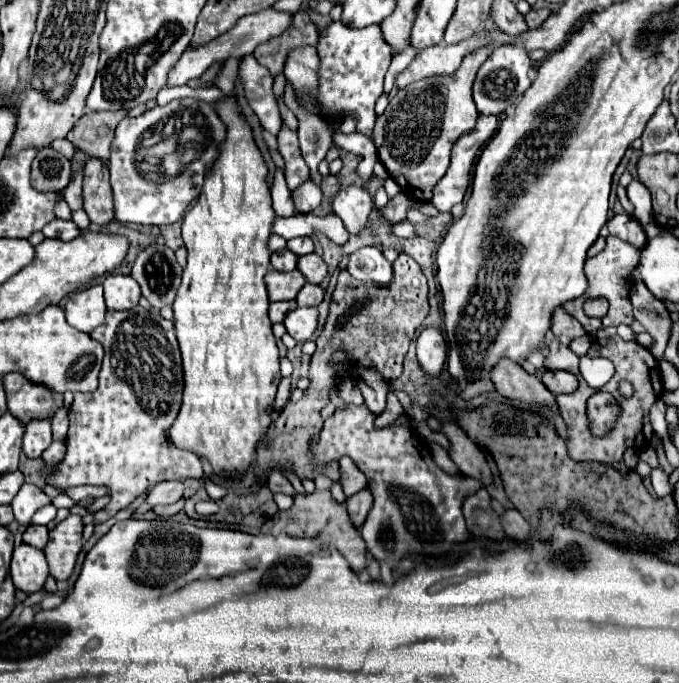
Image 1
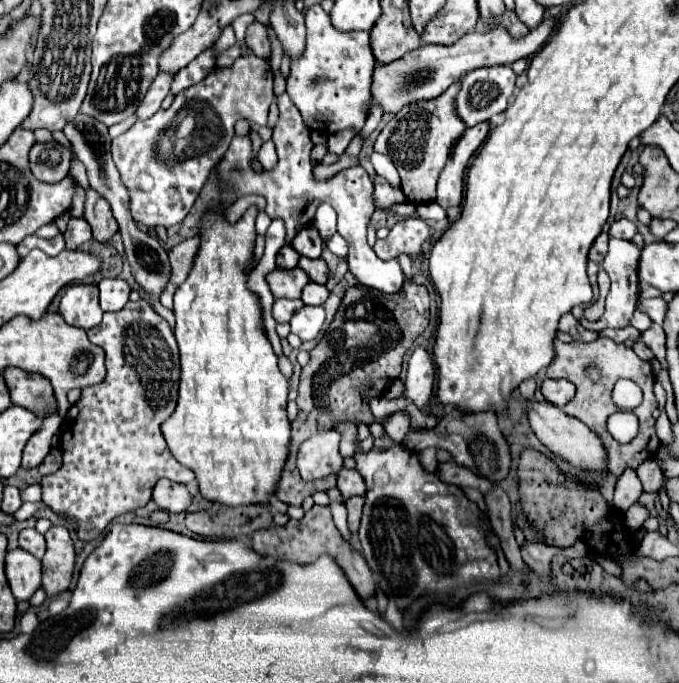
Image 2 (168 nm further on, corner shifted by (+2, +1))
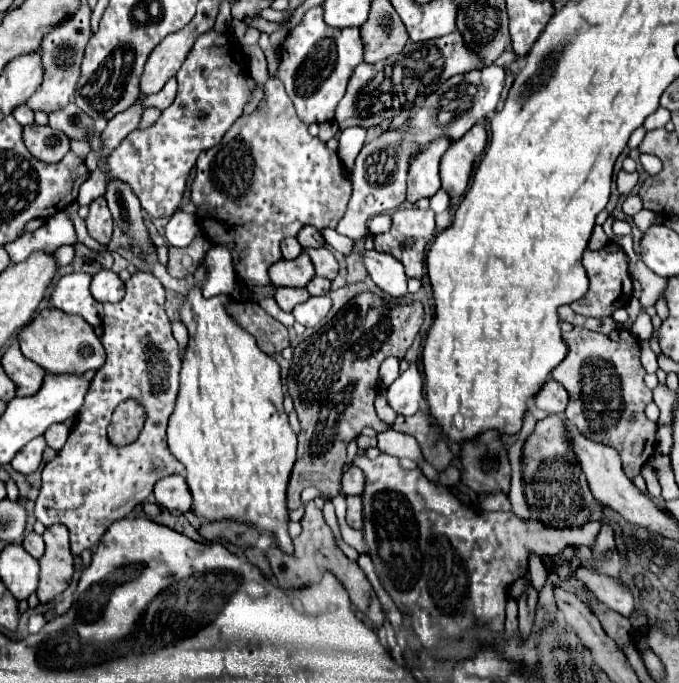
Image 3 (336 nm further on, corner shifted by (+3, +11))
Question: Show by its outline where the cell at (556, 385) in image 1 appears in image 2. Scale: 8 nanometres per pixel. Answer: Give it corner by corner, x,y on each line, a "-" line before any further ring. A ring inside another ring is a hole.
547,378
541,384
541,394
553,406
563,408
575,396
575,386
571,382
567,382
567,380
551,380
551,378

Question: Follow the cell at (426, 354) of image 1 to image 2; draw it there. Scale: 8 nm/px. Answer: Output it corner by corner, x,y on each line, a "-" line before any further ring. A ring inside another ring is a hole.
419,346
413,350
413,356
409,358
409,370
405,378
405,392
403,398
411,400
417,408
423,408
431,394
433,394
433,380
435,380
435,366
431,360
431,354
425,346

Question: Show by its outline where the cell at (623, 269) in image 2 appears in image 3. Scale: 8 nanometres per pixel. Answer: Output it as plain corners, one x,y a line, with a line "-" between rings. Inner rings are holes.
610,242
606,244
602,250
586,250
584,252
584,258
582,258
582,264
586,268
586,274
590,278
590,290
576,302
570,304
570,308
576,312
576,314
582,314
582,316
612,316
612,312
620,306
626,306
626,302
630,300
632,296
632,278
628,274
628,254
616,244
616,242

